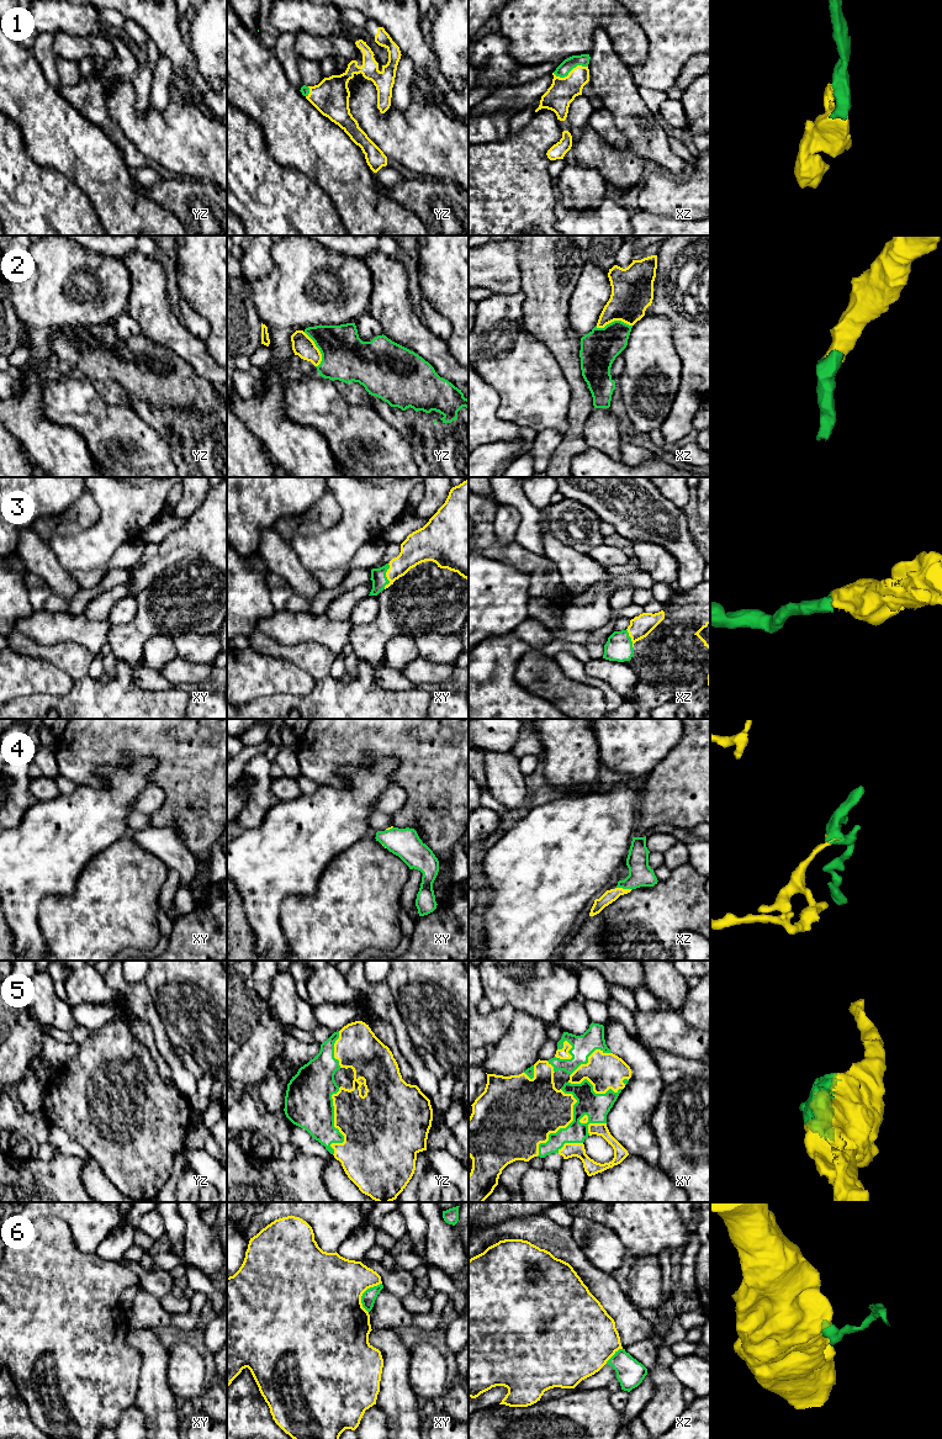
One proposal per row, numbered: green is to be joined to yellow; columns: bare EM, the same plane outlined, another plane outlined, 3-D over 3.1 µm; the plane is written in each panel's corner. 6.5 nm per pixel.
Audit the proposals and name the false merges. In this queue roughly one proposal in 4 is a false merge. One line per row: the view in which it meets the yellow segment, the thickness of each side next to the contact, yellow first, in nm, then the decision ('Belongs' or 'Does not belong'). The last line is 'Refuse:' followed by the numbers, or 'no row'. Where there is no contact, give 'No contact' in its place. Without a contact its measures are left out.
1: Touches yellow in xz. Thickness 180 nm (yellow) against 90 nm. Belongs
2: Touches yellow in xz. Thickness 280 nm (yellow) against 240 nm. Belongs
3: Touches yellow in xy. Thickness 190 nm (yellow) against 100 nm. Belongs
4: Touches yellow in xz. Thickness 80 nm (yellow) against 160 nm. Belongs
5: Touches yellow in xy. Thickness 420 nm (yellow) against 160 nm. Belongs
6: Touches yellow in xy. Thickness 480 nm (yellow) against 90 nm. Does not belong
Refuse: 6

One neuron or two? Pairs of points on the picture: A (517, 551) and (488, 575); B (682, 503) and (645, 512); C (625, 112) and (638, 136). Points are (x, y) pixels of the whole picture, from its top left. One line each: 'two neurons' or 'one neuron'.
A: two neurons
B: two neurons
C: one neuron

